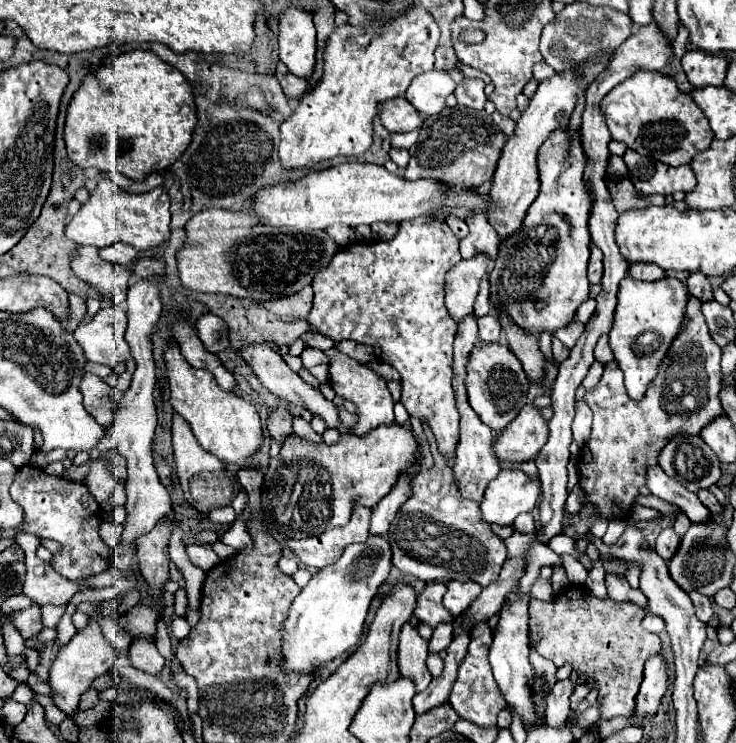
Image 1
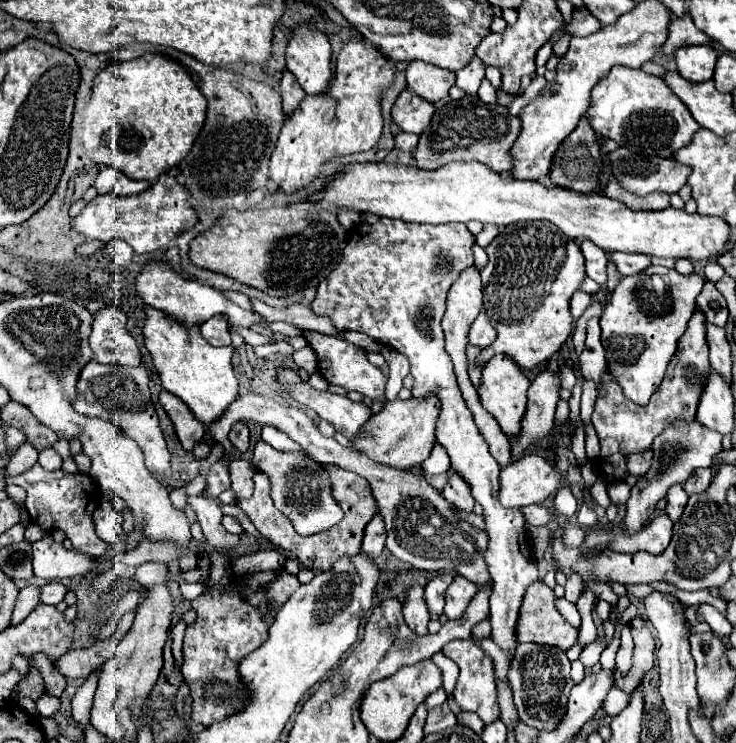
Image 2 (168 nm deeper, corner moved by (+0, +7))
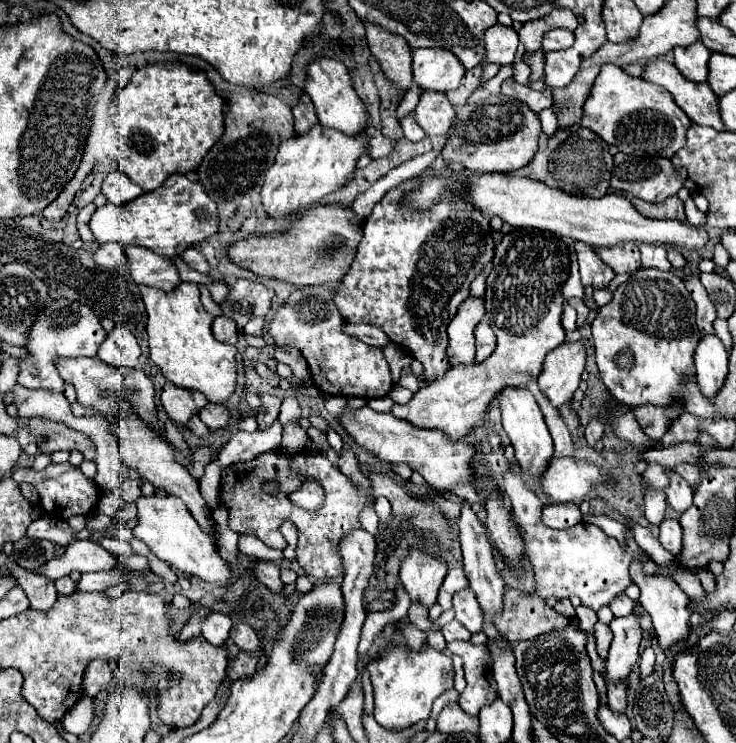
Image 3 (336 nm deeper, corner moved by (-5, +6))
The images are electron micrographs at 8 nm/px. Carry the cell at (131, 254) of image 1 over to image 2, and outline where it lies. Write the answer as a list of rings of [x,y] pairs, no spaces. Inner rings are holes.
[[[110,240],[110,242],[106,242],[106,246],[104,246],[104,252],[112,258],[112,262],[114,264],[120,264],[120,266],[124,266],[124,264],[128,264],[130,262],[130,258],[132,258],[132,248],[130,248],[130,244],[126,244],[124,240]]]

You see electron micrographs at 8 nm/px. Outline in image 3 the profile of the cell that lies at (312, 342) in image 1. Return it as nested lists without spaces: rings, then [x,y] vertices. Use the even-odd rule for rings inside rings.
[[[125,245],[123,251],[129,261],[129,273],[137,283],[159,287],[163,291],[171,291],[179,285],[177,269],[167,257],[159,257],[139,245]]]

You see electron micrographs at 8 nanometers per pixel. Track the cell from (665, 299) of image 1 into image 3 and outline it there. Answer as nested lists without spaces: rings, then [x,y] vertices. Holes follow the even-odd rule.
[[[657,269],[635,271],[629,281],[617,287],[613,301],[601,307],[601,313],[597,313],[597,317],[593,319],[591,329],[599,377],[617,407],[635,409],[645,403],[669,407],[675,403],[673,399],[679,399],[685,413],[715,419],[713,403],[703,397],[697,385],[693,355],[701,341],[701,331],[695,325],[695,303],[691,301],[691,295],[687,293],[679,277],[675,277],[673,273],[661,273]]]

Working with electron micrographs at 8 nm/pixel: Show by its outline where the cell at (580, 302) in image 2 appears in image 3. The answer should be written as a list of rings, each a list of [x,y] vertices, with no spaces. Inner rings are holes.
[[[565,305],[565,307],[563,307],[563,315],[561,315],[561,325],[563,325],[563,329],[565,329],[567,333],[575,331],[575,329],[577,329],[575,321],[577,321],[577,311],[575,311],[571,305]]]

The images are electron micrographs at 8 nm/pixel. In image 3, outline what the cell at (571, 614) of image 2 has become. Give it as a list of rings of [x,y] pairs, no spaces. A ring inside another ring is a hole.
[[[589,635],[589,641],[587,641],[587,653],[591,657],[591,667],[595,669],[595,673],[603,677],[603,673],[605,673],[605,659],[599,657],[599,653],[595,649],[595,639],[591,635]]]

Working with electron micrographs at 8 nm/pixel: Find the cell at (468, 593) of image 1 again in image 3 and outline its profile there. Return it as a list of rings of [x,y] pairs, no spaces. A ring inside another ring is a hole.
[[[471,589],[459,591],[453,597],[453,609],[455,609],[455,619],[471,633],[479,633],[483,629],[483,611],[479,609],[479,603],[475,601],[475,593]]]

